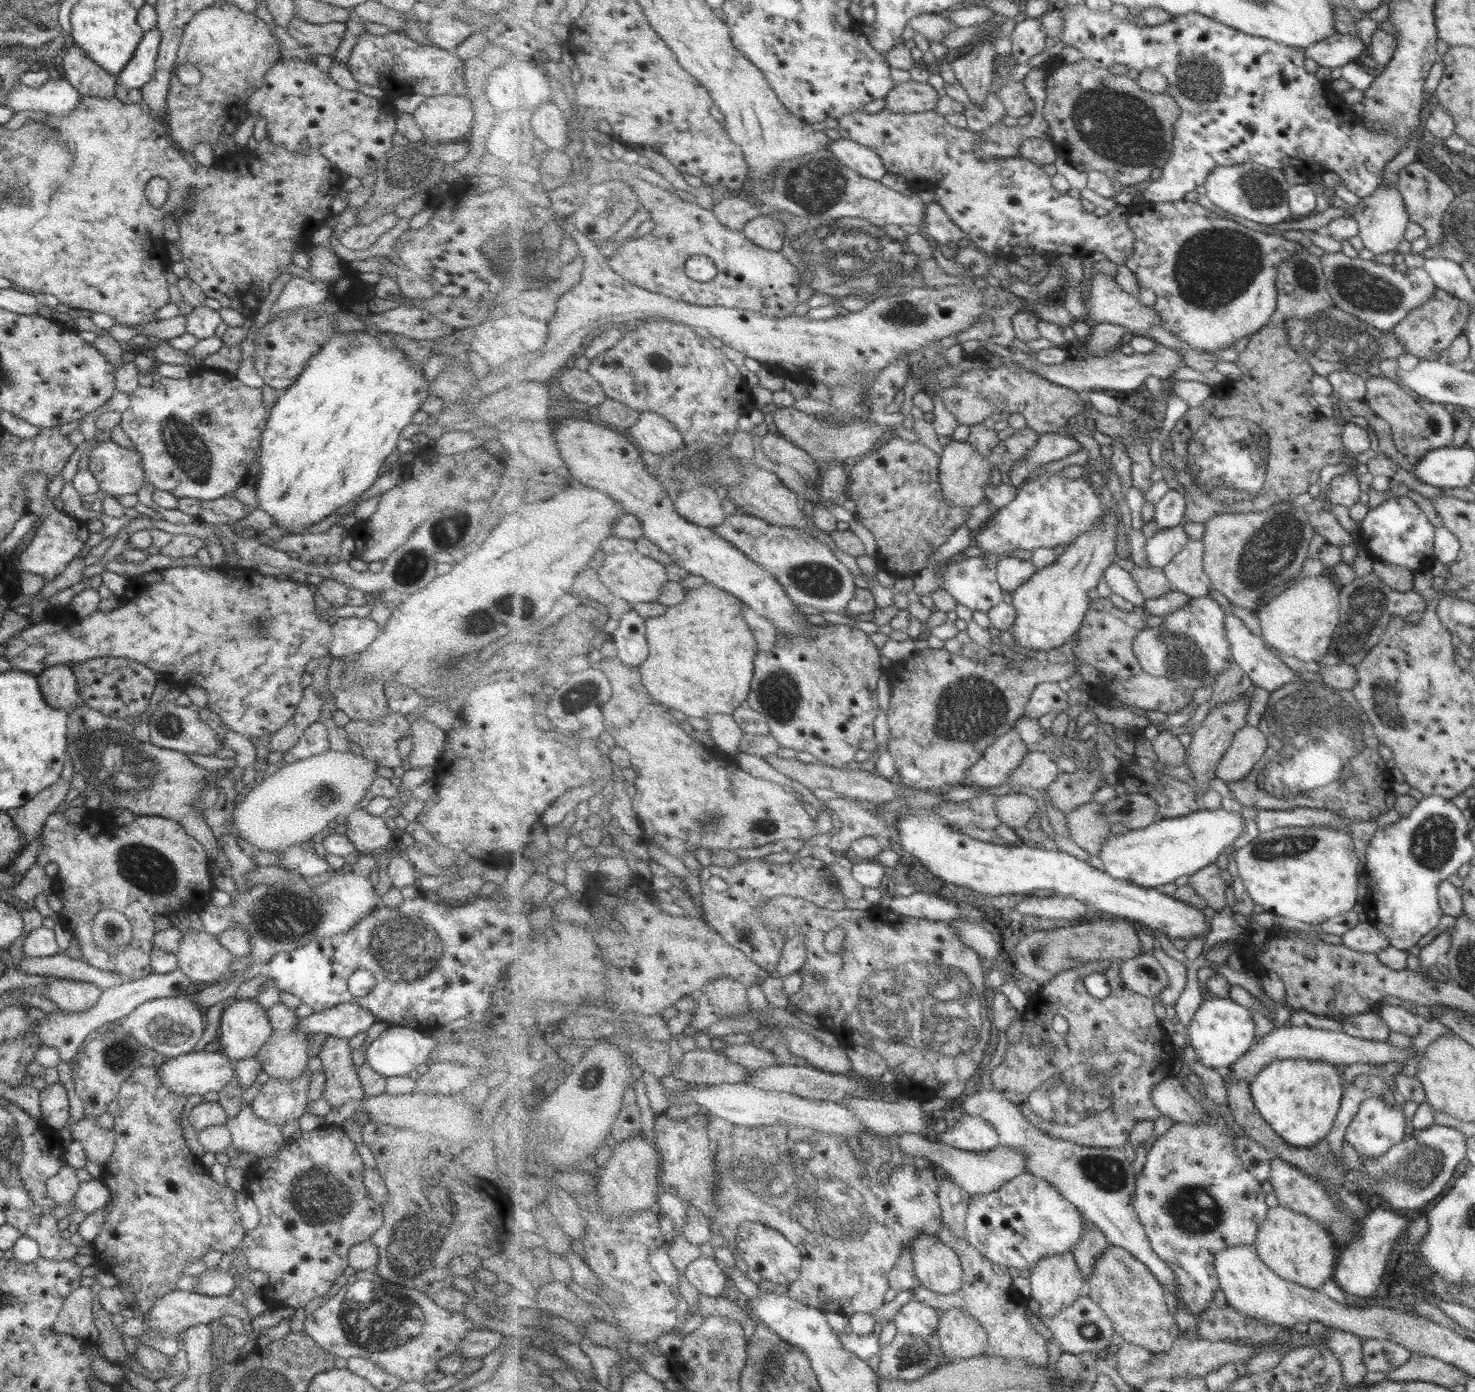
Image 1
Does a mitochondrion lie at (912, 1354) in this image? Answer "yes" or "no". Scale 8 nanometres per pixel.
yes

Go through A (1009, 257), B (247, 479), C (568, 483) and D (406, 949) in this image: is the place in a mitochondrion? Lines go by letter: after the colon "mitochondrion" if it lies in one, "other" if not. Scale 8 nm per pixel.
A: other
B: other
C: other
D: mitochondrion

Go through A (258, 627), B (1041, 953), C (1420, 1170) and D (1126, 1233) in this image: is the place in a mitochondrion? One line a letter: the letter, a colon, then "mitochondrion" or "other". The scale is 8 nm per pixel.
A: mitochondrion
B: mitochondrion
C: mitochondrion
D: other

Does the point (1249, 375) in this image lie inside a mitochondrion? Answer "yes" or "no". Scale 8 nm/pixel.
no

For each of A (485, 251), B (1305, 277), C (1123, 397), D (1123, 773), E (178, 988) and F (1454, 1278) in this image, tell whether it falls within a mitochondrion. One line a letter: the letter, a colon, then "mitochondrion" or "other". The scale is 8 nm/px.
A: mitochondrion
B: mitochondrion
C: other
D: other
E: other
F: other

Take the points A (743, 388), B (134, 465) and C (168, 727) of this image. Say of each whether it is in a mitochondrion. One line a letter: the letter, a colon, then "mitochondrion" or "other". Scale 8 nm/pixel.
A: other
B: other
C: mitochondrion

